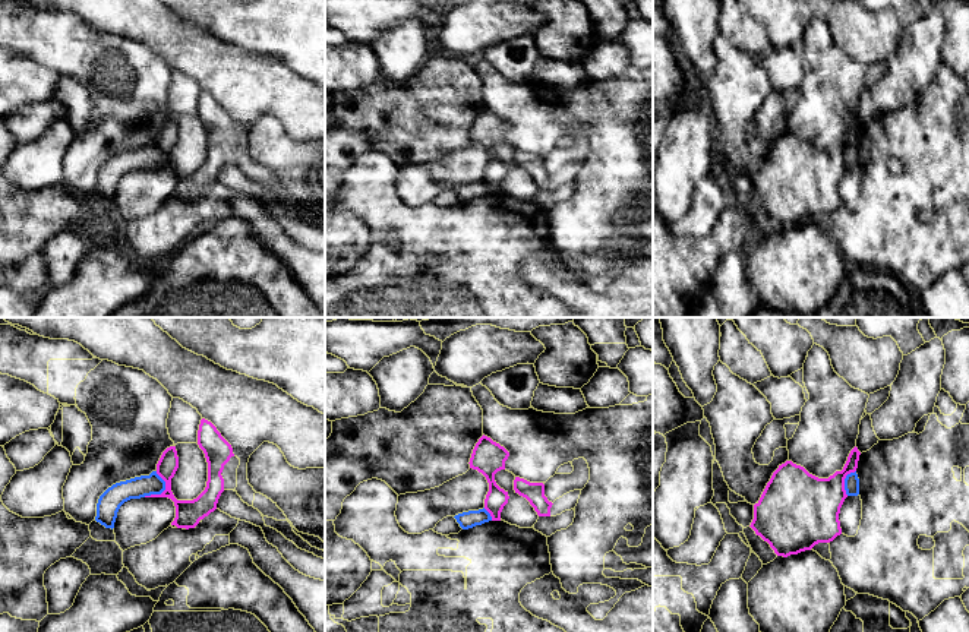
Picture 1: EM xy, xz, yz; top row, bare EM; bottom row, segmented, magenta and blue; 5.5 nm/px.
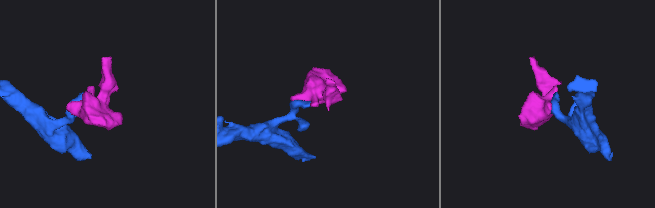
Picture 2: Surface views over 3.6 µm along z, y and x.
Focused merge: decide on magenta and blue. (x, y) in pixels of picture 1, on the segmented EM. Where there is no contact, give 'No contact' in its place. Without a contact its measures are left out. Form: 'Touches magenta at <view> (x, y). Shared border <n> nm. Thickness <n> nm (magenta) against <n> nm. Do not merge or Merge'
Touches magenta at xy (164, 490). Shared border 160 nm. Thickness 140 nm (magenta) against 120 nm. Do not merge

